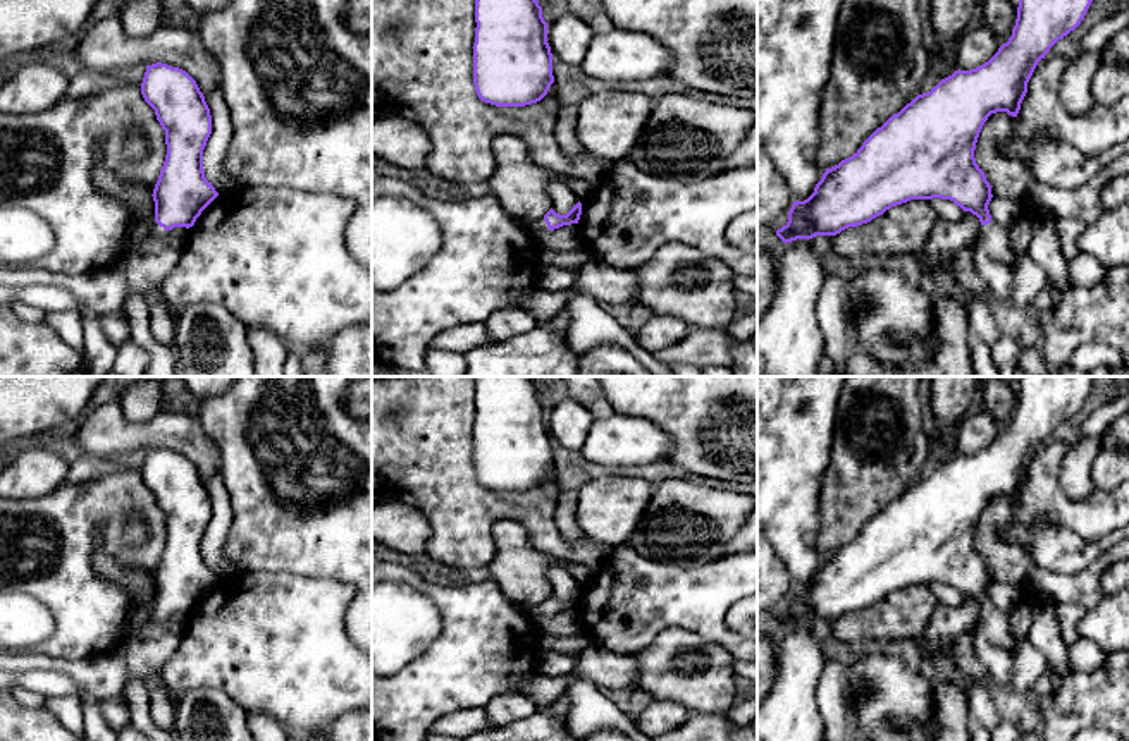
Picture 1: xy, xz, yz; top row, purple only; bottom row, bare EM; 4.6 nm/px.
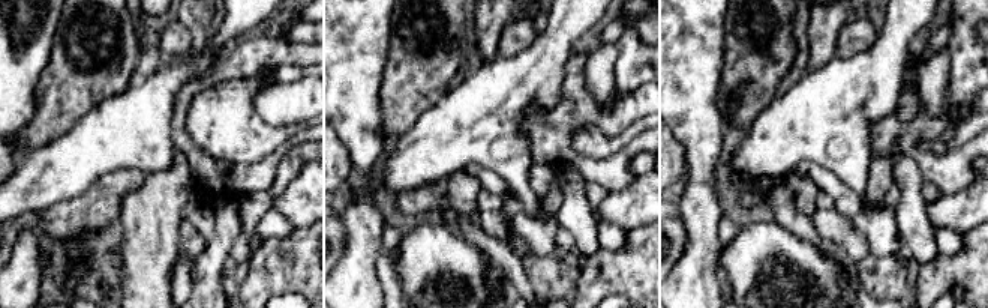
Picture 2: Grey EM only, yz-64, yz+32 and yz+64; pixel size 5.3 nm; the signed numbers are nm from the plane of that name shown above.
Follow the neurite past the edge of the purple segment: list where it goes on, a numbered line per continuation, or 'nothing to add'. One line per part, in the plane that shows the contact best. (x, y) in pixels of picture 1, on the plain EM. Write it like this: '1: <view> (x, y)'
1: xy (159, 621)

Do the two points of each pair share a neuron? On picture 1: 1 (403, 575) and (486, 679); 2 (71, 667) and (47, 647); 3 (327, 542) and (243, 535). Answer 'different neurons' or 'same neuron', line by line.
1: same neuron
2: different neurons
3: same neuron

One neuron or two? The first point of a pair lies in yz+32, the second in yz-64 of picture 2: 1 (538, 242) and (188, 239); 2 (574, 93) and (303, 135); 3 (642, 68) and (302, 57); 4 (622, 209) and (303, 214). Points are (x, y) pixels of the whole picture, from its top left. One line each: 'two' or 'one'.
1: one
2: one
3: two
4: one

